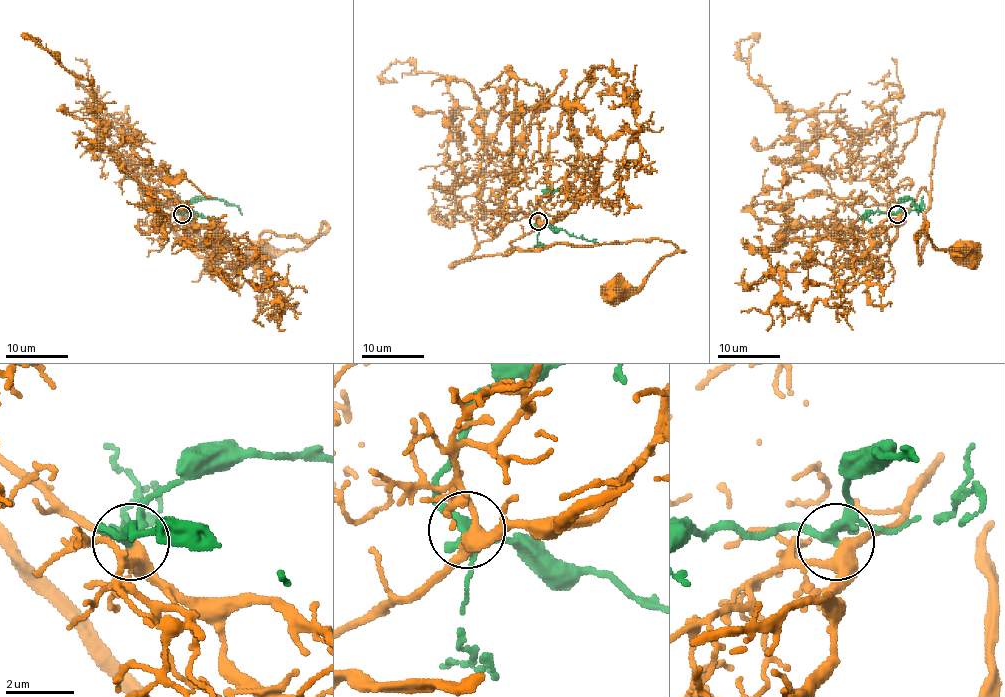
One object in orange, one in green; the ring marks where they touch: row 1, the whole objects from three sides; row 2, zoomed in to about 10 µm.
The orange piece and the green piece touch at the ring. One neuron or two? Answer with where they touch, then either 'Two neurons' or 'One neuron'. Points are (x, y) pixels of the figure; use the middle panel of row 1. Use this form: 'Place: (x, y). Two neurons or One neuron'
Place: (538, 221). Two neurons

